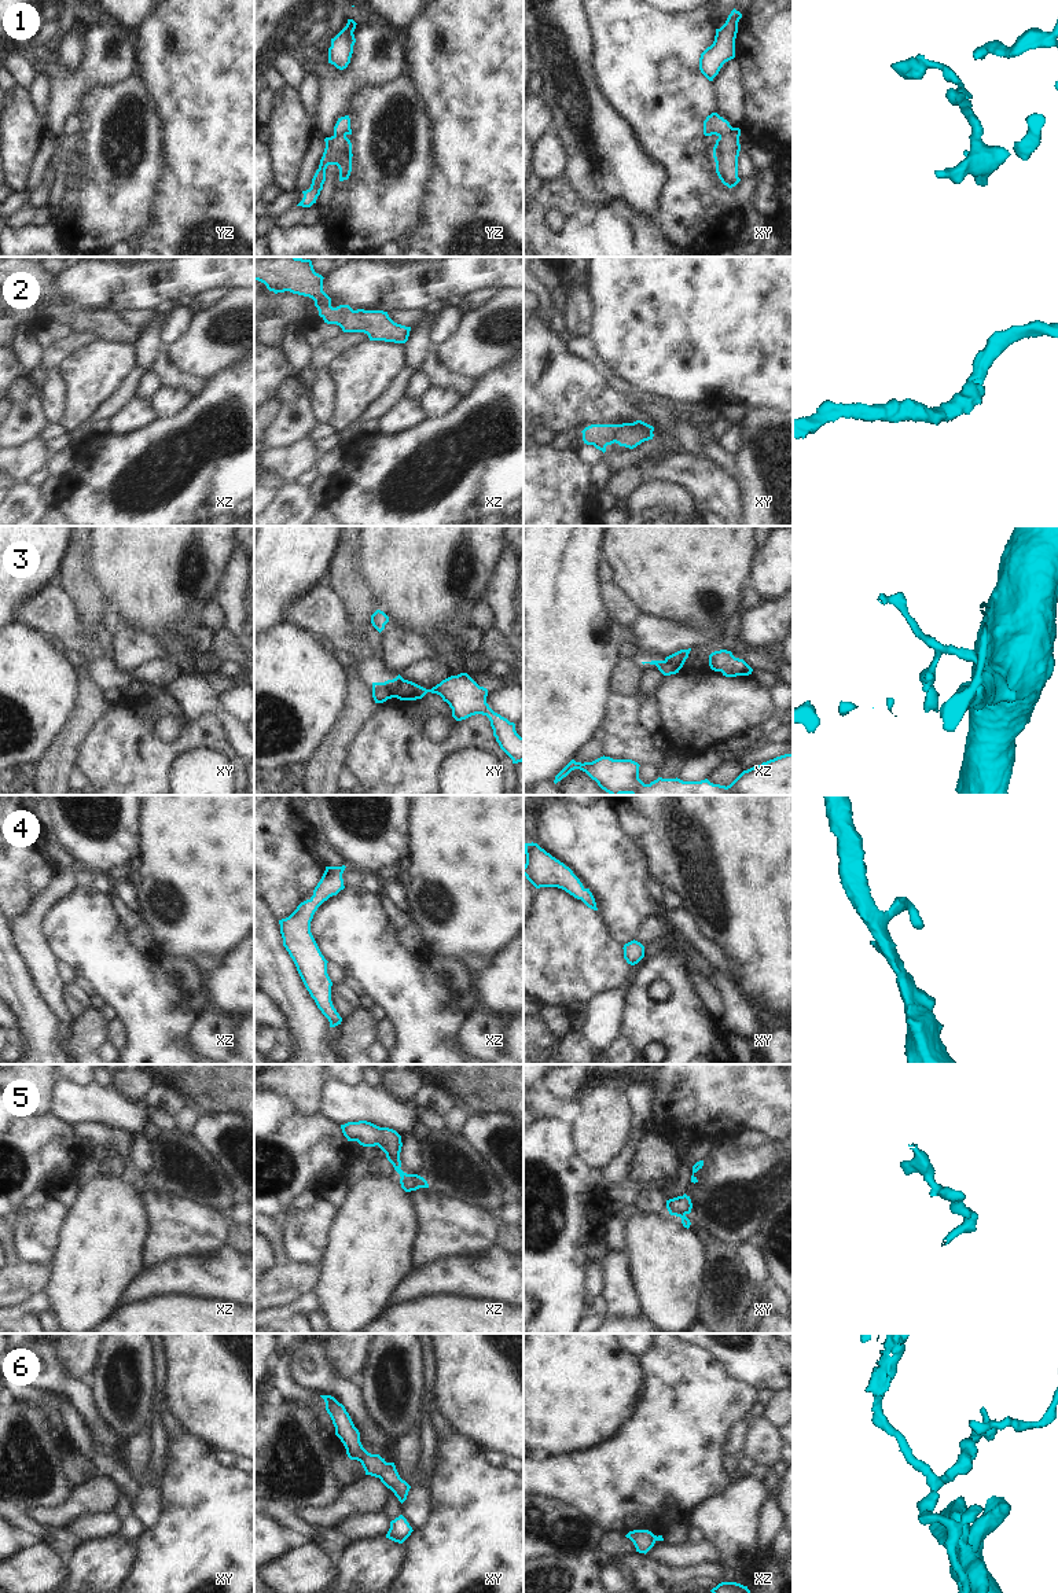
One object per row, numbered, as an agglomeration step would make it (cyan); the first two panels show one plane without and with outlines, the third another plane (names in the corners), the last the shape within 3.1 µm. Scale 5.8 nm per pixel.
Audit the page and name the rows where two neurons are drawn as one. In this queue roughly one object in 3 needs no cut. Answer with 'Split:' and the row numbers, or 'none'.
Split: 1, 3, 5

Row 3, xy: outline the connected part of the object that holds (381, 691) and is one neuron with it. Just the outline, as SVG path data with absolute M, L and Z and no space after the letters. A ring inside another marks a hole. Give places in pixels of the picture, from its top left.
M398 674L396 678L385 683L372 683L372 698L375 703L383 703L387 699L392 699L394 696L396 687L403 681L404 678Z

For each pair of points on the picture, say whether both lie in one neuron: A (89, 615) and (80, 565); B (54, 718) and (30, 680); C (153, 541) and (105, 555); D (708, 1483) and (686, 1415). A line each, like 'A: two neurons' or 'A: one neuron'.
A: one neuron
B: one neuron
C: one neuron
D: one neuron

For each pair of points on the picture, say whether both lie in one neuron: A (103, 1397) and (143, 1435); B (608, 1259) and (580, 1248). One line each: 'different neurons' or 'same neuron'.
A: different neurons
B: different neurons

